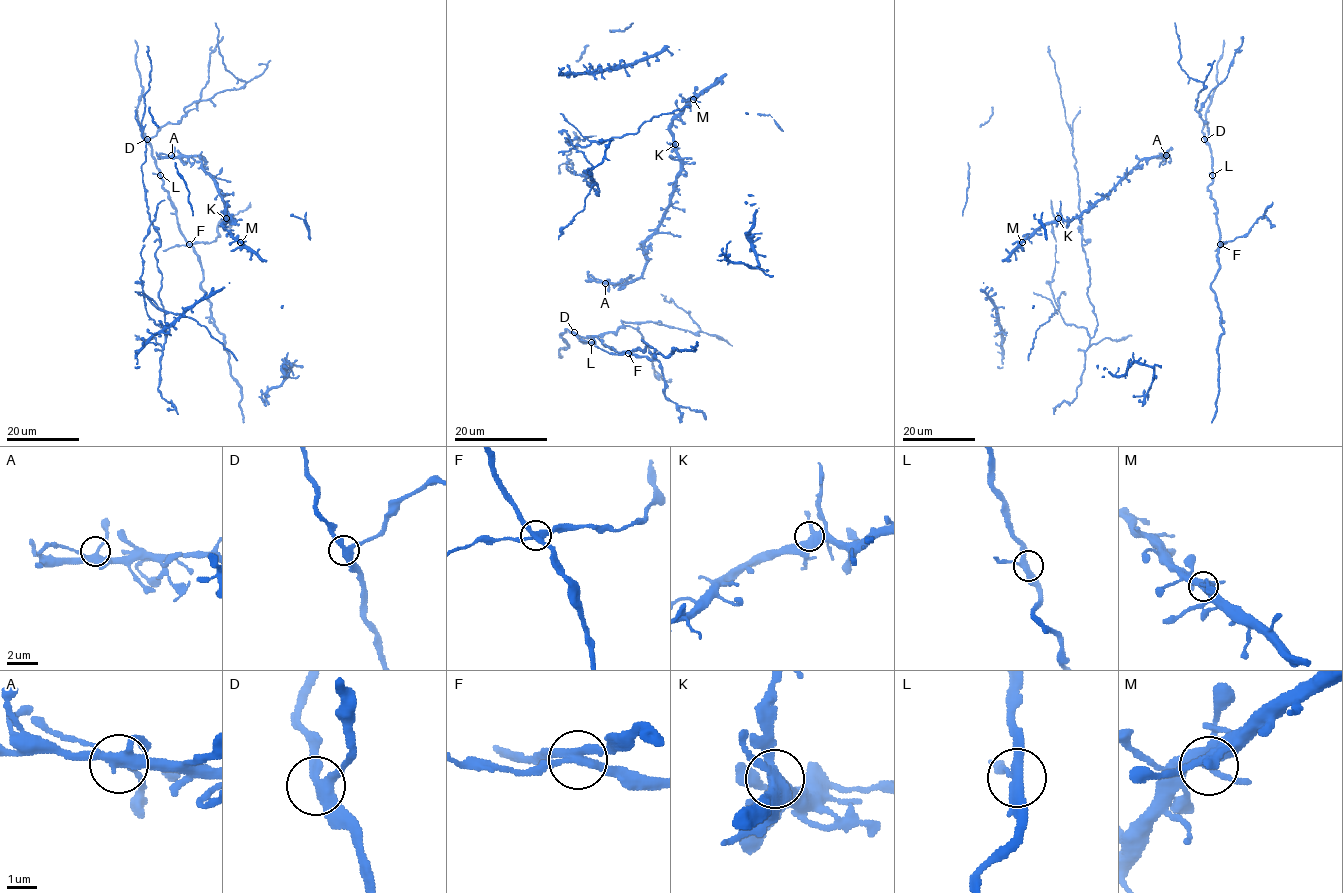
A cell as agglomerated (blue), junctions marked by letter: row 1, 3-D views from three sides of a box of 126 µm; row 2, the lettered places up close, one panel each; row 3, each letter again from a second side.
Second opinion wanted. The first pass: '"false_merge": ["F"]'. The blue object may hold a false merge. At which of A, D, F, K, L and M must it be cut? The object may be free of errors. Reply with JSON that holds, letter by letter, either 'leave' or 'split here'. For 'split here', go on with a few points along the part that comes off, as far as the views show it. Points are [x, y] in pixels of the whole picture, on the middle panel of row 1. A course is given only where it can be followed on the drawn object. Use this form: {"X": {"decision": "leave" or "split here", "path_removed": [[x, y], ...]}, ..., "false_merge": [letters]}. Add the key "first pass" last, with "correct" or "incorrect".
{"A": {"decision": "leave"}, "D": {"decision": "leave"}, "F": {"decision": "split here", "path_removed": [[628, 353], [647, 355], [660, 363], [664, 395], [671, 402], [699, 410], [705, 419]]}, "K": {"decision": "leave"}, "L": {"decision": "leave"}, "M": {"decision": "leave"}, "false_merge": ["F"], "first pass": "correct"}

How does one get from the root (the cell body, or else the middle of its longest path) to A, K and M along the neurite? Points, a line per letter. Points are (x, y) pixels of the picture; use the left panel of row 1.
A: (194, 157), (171, 155)
K: (194, 157), (203, 158), (202, 167), (216, 185), (230, 216), (229, 220), (226, 218)
M: (194, 157), (203, 158), (202, 167), (221, 196), (230, 216), (223, 227), (240, 242)

